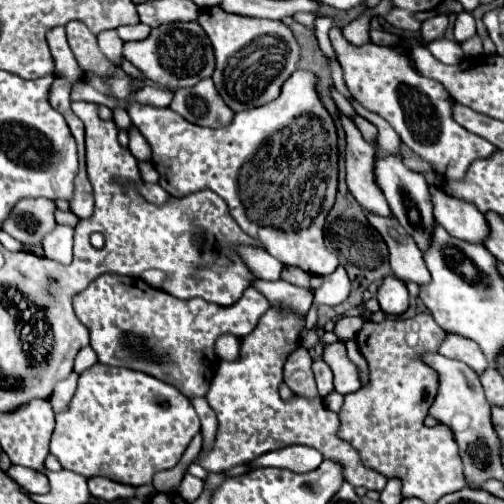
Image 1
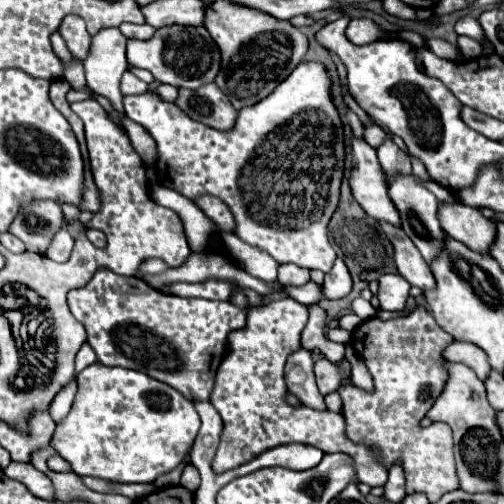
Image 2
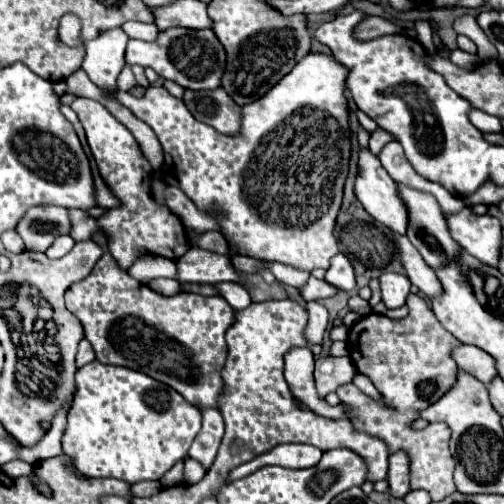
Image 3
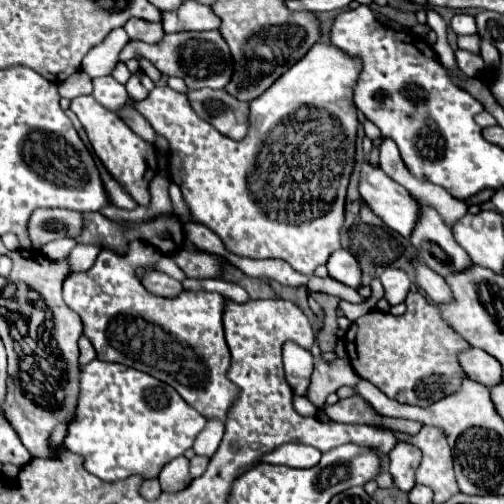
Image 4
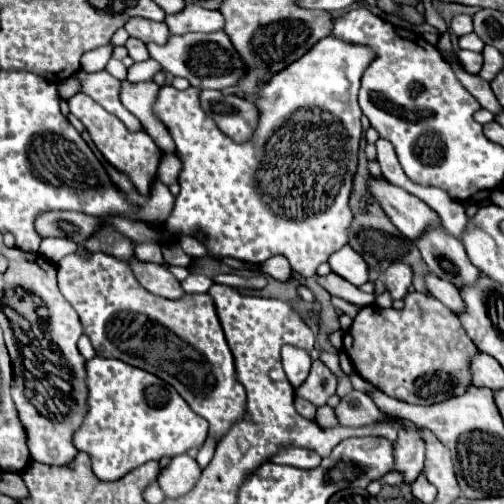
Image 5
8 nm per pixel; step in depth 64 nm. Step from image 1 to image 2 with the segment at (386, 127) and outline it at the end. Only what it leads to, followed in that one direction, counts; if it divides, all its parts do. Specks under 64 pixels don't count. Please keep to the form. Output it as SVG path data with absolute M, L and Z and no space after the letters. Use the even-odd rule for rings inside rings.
M386 140L378 148L378 160L384 171L389 174L400 174L400 176L414 176L412 174L412 162L410 156L401 150L392 140Z

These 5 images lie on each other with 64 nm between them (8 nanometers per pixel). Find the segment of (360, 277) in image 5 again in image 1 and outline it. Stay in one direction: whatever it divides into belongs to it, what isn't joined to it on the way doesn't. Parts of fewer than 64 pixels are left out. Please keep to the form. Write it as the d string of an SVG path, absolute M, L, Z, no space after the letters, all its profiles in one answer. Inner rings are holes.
M338 266L336 272L324 276L324 284L316 290L314 294L314 302L316 304L328 304L328 306L336 306L340 302L344 302L350 294L350 280L348 274L344 272L344 266Z

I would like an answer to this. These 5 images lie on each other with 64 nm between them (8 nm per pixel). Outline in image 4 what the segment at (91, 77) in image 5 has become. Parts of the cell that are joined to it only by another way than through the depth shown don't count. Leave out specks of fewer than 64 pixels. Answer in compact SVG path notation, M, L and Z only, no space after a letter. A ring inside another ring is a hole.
M112 76L92 78L92 98L115 113L126 102L126 88Z

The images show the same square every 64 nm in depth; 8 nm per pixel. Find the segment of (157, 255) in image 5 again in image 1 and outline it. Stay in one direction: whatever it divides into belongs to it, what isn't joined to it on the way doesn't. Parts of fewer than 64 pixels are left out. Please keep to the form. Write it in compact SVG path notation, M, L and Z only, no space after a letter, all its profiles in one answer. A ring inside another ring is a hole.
M100 274L96 280L90 282L90 286L82 292L78 292L72 298L74 312L80 322L86 324L90 332L90 346L98 354L98 362L106 366L124 366L130 370L140 370L146 374L152 374L154 378L160 378L172 386L176 386L186 398L206 396L218 356L214 352L214 344L222 334L234 334L234 336L246 336L256 326L256 320L270 308L268 300L254 290L246 288L244 296L232 304L232 308L220 308L218 304L200 300L200 298L174 298L164 290L148 286L144 280L120 276L120 274Z

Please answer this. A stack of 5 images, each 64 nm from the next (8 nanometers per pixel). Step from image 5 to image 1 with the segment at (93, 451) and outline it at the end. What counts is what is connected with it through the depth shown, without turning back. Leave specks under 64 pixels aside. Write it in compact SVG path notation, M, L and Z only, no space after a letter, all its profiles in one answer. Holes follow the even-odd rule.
M94 364L78 378L78 390L66 412L56 416L56 428L52 434L50 452L60 460L66 470L90 476L104 476L120 484L142 486L150 484L156 472L170 470L178 464L190 440L200 432L200 418L190 400L174 386L148 376L144 372Z

